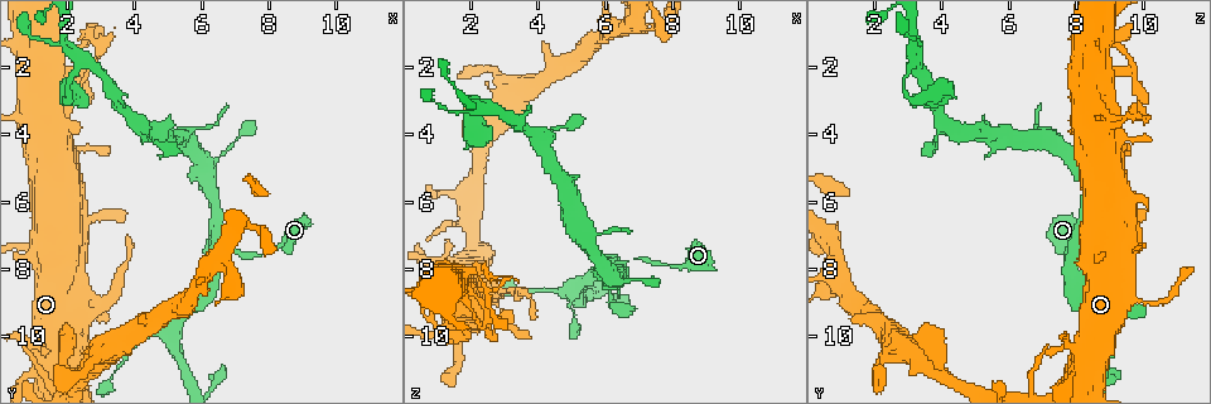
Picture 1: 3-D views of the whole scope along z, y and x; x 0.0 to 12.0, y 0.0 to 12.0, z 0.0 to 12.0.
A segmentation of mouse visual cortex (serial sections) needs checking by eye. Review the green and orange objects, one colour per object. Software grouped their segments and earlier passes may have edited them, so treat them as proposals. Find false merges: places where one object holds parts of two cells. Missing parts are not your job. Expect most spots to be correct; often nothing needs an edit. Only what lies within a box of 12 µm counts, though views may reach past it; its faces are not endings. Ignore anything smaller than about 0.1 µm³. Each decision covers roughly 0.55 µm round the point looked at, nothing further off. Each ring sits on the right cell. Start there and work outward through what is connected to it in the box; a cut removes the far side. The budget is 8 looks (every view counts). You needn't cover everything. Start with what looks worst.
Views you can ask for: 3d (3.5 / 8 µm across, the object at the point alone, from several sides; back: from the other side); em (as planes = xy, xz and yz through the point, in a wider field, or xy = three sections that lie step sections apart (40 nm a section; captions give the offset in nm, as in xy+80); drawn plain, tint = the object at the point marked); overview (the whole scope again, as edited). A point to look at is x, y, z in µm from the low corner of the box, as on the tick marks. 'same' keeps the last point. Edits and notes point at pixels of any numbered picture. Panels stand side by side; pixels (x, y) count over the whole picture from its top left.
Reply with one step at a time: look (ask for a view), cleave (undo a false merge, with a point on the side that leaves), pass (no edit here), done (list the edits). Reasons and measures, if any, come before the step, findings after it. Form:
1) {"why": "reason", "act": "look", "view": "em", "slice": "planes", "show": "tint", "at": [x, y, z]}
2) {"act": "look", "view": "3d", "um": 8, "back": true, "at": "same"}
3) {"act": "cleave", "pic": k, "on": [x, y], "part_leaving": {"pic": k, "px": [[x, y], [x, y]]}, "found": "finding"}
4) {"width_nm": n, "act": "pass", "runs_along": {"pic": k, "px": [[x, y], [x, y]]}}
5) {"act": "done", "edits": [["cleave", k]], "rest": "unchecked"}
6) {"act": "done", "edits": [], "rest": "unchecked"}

{"why": "narrows sharply", "act": "look", "view": "3d", "um": 3.5, "at": [6.5, 7.4, 7.9]}

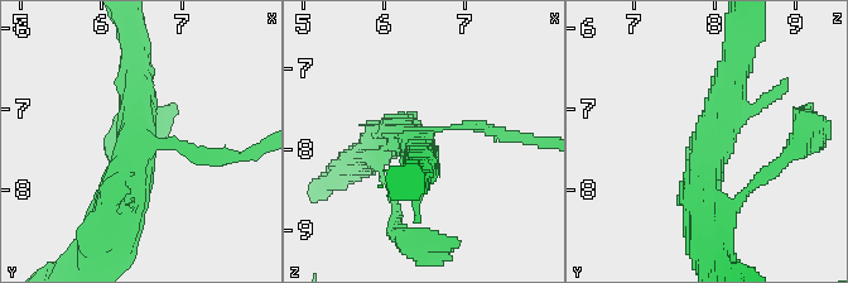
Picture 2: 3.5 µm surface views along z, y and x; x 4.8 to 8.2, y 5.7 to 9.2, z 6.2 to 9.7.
{"arms": 3, "arm_widths_nm": [150, 400, 400], "act": "look", "view": "em", "slice": "xy", "step": 2, "show": "tint", "at": [6.55, 7.45, 7.80]}

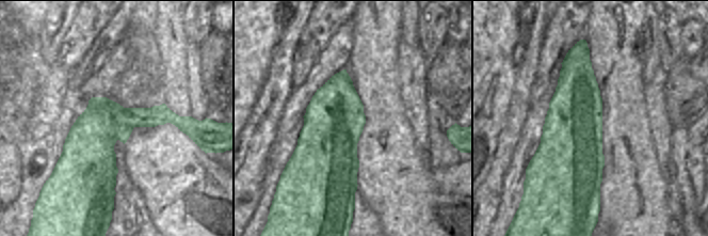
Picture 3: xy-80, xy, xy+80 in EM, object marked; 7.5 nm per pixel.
{"why": "another direction", "act": "look", "view": "em", "slice": "planes", "show": "tint", "at": "same"}

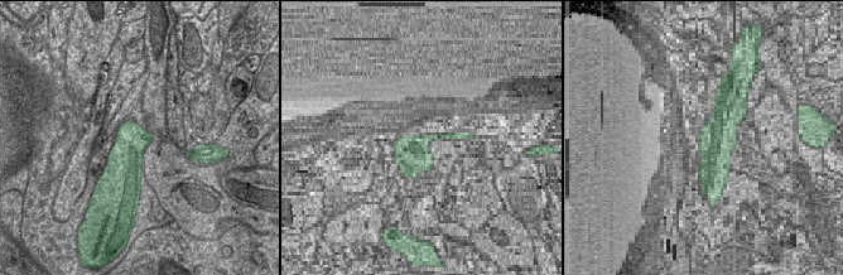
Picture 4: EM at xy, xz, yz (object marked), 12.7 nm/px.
{"act": "pass", "runs_along": {"pic": 2, "px": [[222, 158], [141, 143], [138, 72]]}, "found": "one cell here"}

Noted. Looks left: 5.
{"act": "look", "view": "3d", "um": 3.5, "at": [4.2, 3.7, 4.1]}

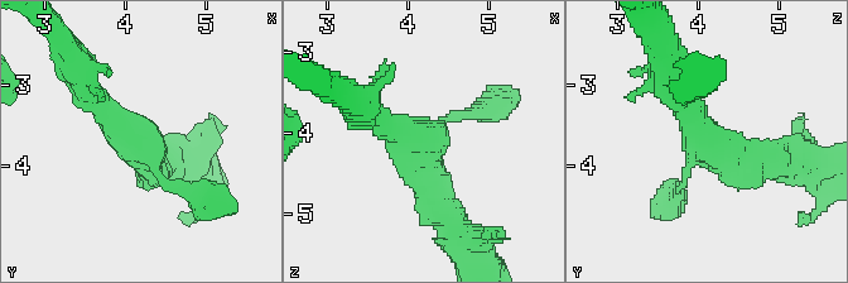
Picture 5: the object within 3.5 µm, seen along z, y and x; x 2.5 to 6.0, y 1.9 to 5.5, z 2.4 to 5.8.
{"act": "pass", "found": "all the same cell"}

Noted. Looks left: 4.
{"why": "calibre changes", "act": "look", "view": "3d", "um": 3.5, "at": [1.8, 1.3, 3.3]}

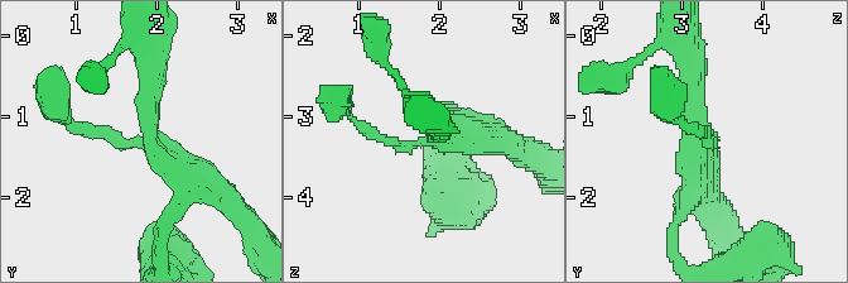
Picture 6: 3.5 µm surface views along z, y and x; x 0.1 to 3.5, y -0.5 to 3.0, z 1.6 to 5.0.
{"why": "now the EM", "act": "look", "view": "em", "slice": "xy", "step": 1, "show": "plain", "at": [1.85, 1.30, 3.30]}

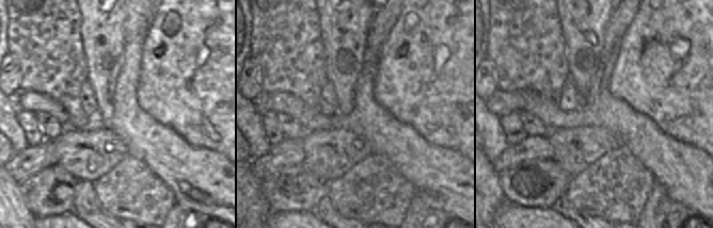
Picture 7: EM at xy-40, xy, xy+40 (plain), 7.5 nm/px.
{"why": "with the object marked", "act": "look", "view": "em", "slice": "xy", "step": 1, "show": "tint", "at": "same"}

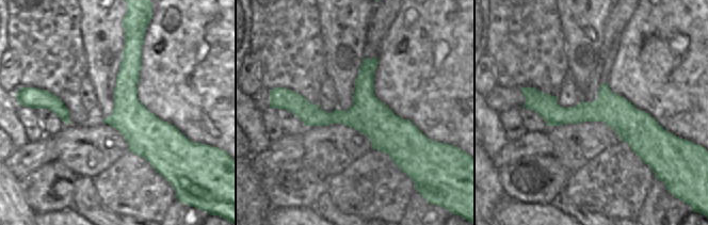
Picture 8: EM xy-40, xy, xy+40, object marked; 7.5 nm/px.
{"act": "pass", "runs_along": {"pic": 6, "px": [[203, 186], [153, 143], [71, 123]]}, "found": "continuous, no second cell"}

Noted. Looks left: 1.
{"act": "done", "edits": [], "rest": "unchecked"}

